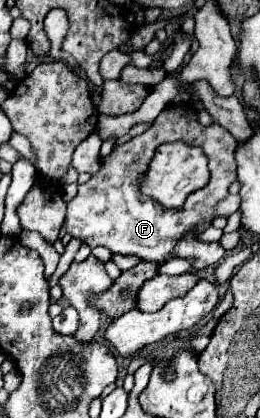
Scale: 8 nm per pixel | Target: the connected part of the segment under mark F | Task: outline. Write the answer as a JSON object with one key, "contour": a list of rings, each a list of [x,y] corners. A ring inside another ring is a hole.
{"contour":[[[169,105],[167,109],[161,111],[161,115],[157,117],[151,129],[131,139],[129,143],[117,147],[107,159],[103,159],[101,169],[87,183],[79,185],[77,197],[73,197],[67,203],[65,233],[85,241],[89,247],[103,245],[119,255],[137,255],[145,261],[161,263],[173,251],[175,243],[181,237],[185,235],[197,237],[203,229],[211,225],[215,205],[219,199],[223,199],[229,193],[227,189],[237,177],[235,147],[237,147],[235,139],[219,123],[213,123],[211,127],[203,127],[195,119],[195,113],[191,107],[189,107],[189,113],[181,113],[179,107]],[[177,139],[185,141],[187,145],[197,145],[205,151],[209,159],[209,169],[211,169],[211,181],[207,183],[207,187],[191,193],[183,209],[177,209],[177,211],[159,209],[155,201],[145,197],[139,199],[139,177],[143,177],[143,171],[149,165],[149,153],[155,153],[155,149],[161,143],[177,141]],[[129,183],[131,183],[131,197],[127,197]],[[193,225],[197,225],[195,231],[193,231]]]}

